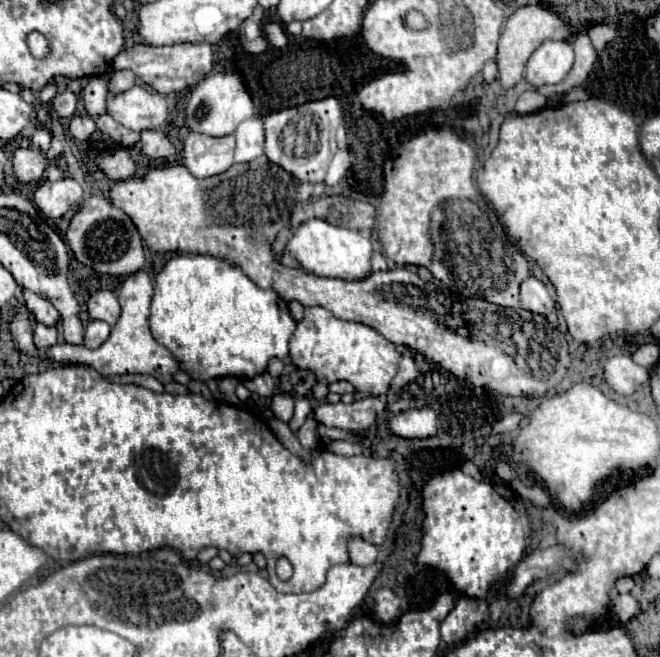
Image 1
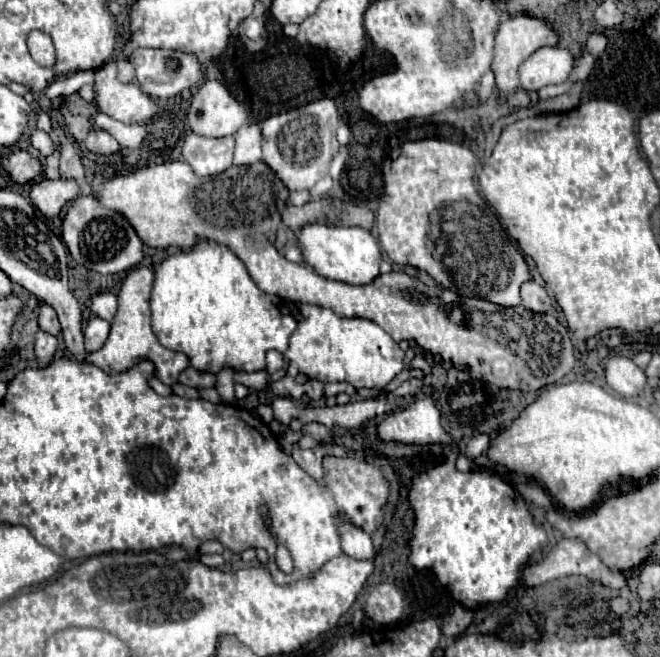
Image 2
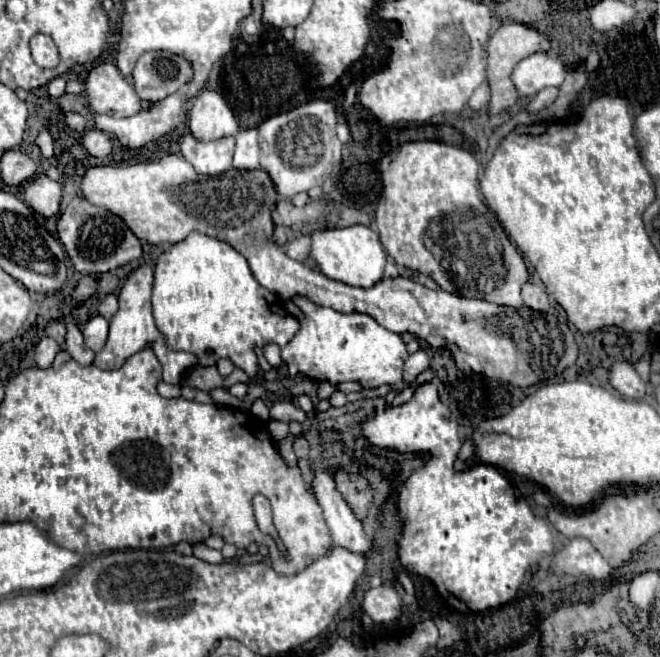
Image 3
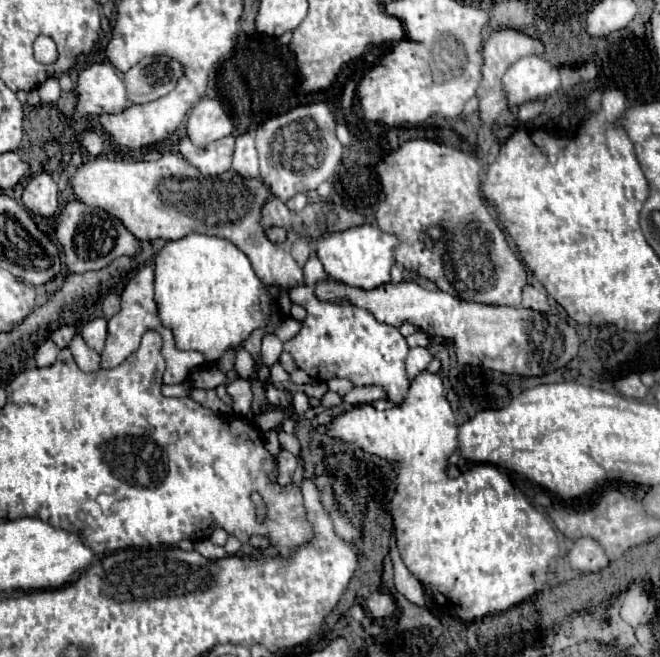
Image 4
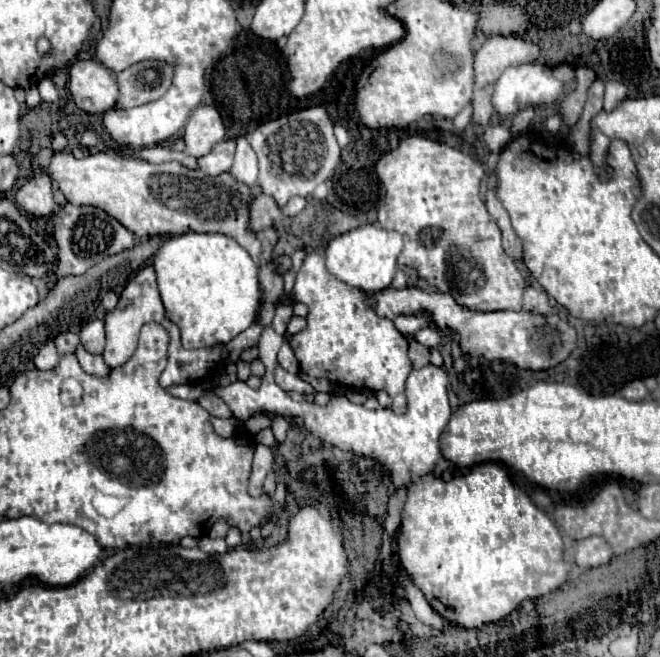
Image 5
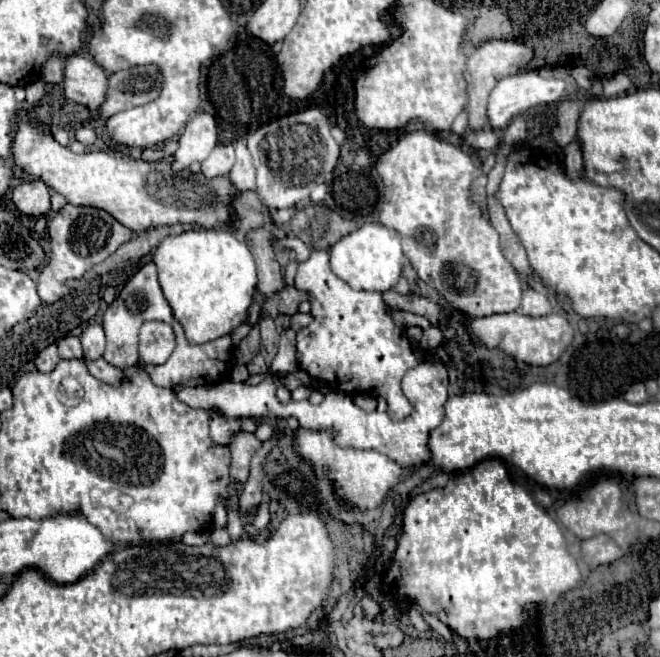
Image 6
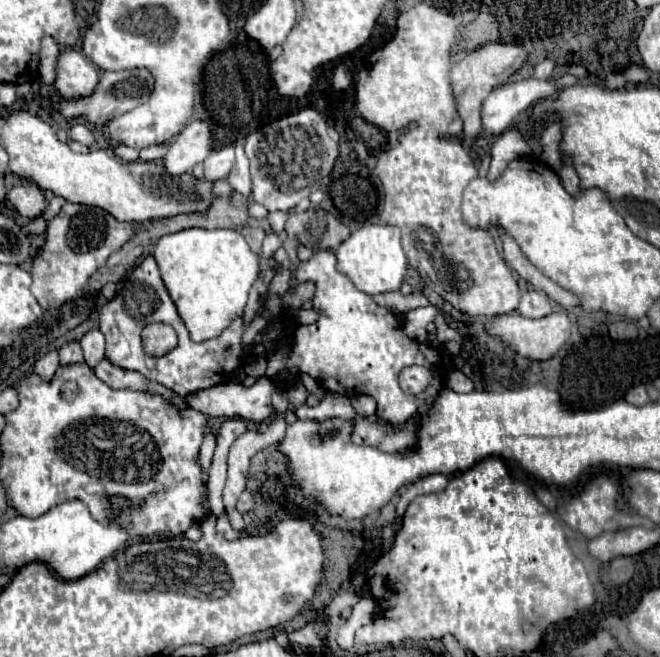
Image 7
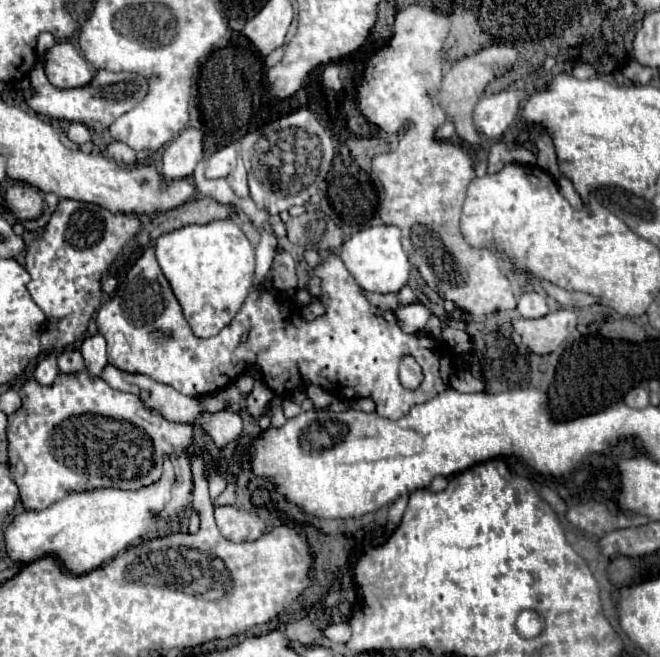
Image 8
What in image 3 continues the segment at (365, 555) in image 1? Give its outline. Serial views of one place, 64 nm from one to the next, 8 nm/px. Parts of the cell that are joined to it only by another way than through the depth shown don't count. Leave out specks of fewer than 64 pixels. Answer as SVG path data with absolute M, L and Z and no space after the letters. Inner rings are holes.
M310 464L310 468L314 474L312 486L314 486L314 492L316 492L322 508L324 508L326 522L330 526L334 542L350 552L368 554L372 548L372 542L366 536L362 522L358 522L354 518L354 514L350 512L350 508L346 506L346 502L342 502L342 496L338 494L334 480L324 470L320 470L312 464Z

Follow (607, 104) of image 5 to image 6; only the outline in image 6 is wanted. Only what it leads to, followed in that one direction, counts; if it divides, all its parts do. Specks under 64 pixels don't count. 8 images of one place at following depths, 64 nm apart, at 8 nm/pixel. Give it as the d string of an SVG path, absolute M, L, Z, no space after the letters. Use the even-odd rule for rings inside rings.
M616 74L616 76L604 78L602 84L604 84L604 98L616 98L616 96L626 94L630 80L624 74Z

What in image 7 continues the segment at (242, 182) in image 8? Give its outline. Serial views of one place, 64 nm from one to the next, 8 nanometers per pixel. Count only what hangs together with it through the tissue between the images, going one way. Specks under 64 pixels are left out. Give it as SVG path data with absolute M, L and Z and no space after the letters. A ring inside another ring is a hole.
M242 142L236 144L236 166L232 168L230 176L228 176L230 186L240 192L240 194L250 194L252 190L252 178L250 178L250 160L244 154L244 146Z

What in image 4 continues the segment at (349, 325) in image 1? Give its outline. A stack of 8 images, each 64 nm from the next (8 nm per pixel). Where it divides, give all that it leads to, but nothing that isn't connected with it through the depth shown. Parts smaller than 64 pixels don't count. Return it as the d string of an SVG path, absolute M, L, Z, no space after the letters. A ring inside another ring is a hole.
M312 254L312 258L304 264L304 286L296 286L289 291L291 302L306 310L306 320L302 322L298 336L284 344L284 350L294 358L300 370L316 380L328 382L330 378L348 378L354 382L354 386L378 384L386 388L392 402L402 404L410 388L404 370L404 360L408 354L404 336L398 332L398 328L376 322L368 310L350 306L346 302L320 302L314 296L314 282L322 278L328 278L328 274L324 272L322 262Z

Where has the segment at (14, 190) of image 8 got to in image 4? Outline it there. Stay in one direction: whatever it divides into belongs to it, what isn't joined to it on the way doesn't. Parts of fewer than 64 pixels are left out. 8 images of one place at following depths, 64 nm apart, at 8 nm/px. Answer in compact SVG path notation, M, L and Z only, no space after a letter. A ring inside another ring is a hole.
M46 172L32 176L24 188L22 204L38 216L54 216L58 210L58 184Z

